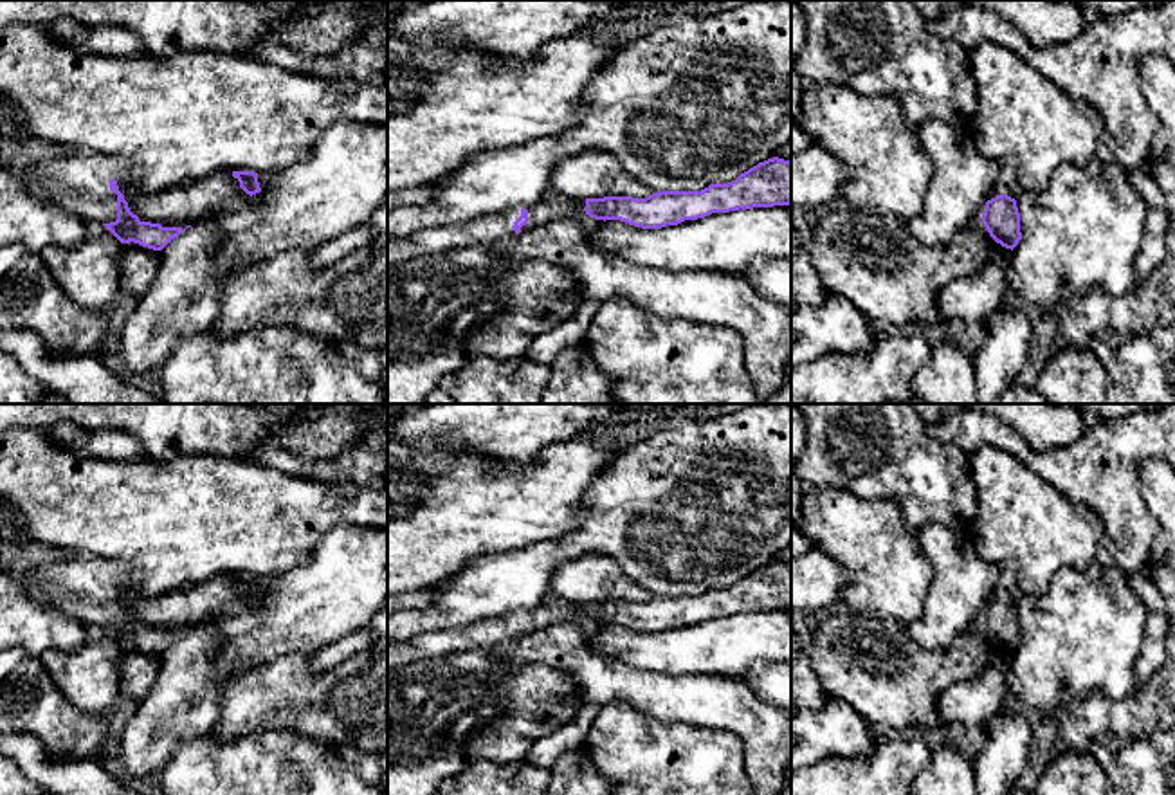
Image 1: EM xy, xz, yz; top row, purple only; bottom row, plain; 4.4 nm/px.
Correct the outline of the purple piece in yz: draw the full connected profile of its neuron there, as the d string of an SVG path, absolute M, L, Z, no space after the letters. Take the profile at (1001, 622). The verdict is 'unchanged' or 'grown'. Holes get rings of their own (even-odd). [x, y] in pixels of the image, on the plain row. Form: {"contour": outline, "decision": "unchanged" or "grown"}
{"contour": "M998 564L998 580L986 606L982 627L989 640L1006 653L1015 653L1022 644L1016 599L1020 597L1016 564Z", "decision": "grown"}

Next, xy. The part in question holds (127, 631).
{"contour": "M11 541L0 543L0 571L25 575L34 599L65 615L105 629L121 647L162 654L182 631L141 626L124 604L137 595L128 568L112 559Z", "decision": "grown"}

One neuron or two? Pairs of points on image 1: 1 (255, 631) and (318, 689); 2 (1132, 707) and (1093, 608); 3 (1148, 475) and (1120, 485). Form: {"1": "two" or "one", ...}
{"1": "two", "2": "two", "3": "two"}

